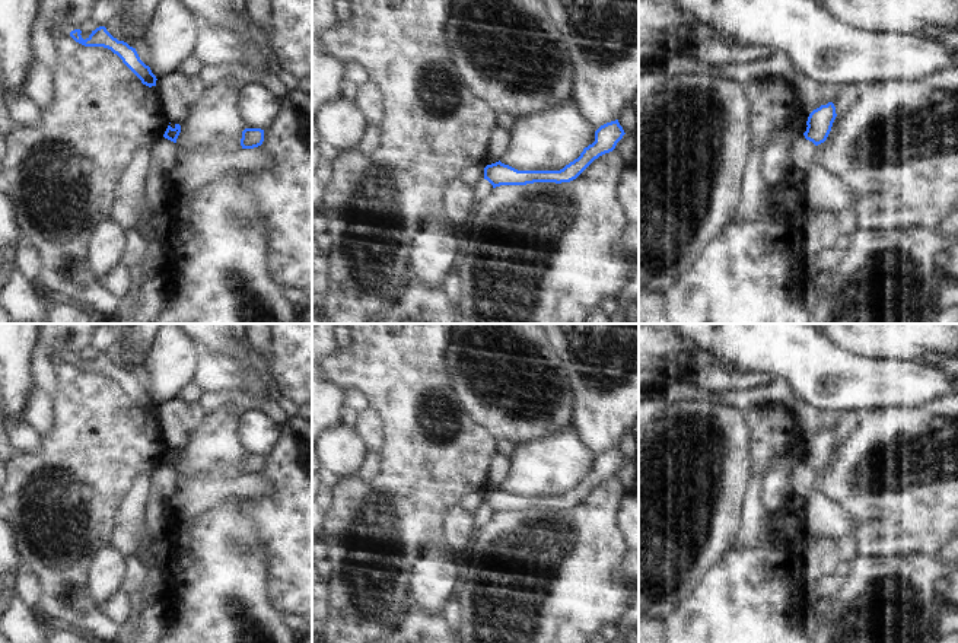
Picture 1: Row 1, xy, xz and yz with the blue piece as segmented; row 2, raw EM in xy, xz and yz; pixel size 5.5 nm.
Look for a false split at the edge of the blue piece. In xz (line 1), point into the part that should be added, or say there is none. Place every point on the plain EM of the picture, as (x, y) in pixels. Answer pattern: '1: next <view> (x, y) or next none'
1: next none

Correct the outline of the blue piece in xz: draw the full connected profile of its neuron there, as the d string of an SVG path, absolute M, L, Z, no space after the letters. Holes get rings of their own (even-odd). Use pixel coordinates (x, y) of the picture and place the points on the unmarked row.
M615 446L601 452L595 458L595 468L585 474L577 486L560 497L518 497L499 487L484 494L484 506L487 506L493 515L534 509L570 509L576 506L595 486L612 478L624 461L623 453L618 446Z

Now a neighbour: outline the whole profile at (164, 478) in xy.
M165 464L153 468L150 477L150 488L153 487L157 490L163 504L175 494L179 483L178 478L178 472Z

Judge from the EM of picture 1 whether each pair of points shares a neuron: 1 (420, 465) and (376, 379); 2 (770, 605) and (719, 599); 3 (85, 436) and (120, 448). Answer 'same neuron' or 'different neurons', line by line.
1: same neuron
2: same neuron
3: same neuron

